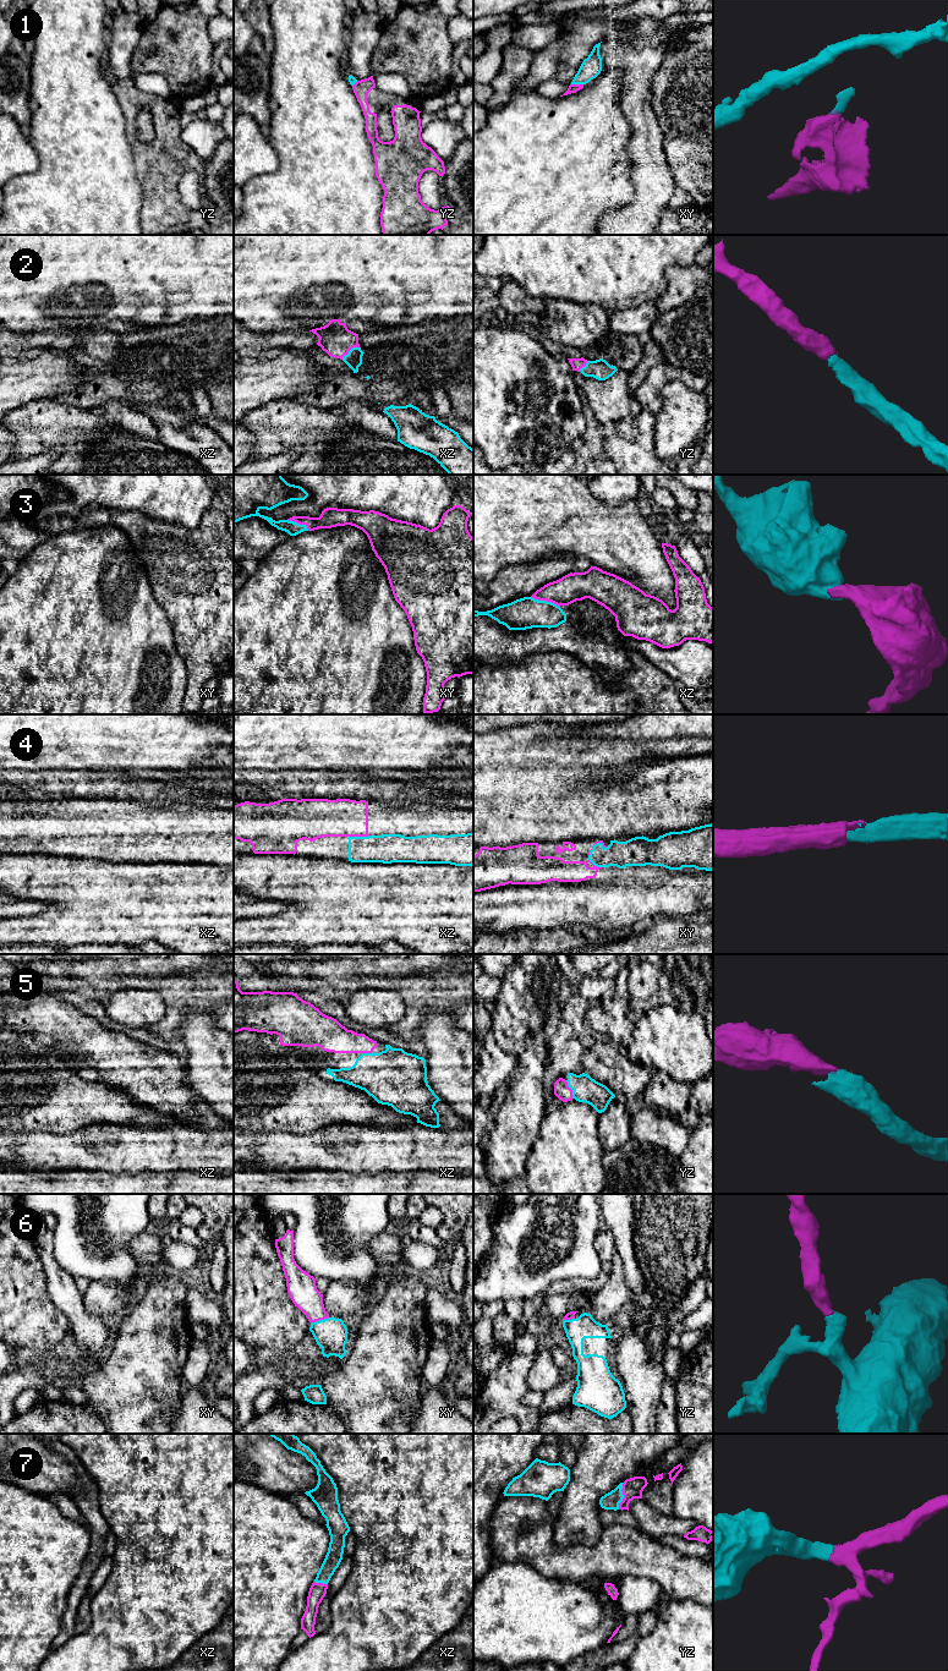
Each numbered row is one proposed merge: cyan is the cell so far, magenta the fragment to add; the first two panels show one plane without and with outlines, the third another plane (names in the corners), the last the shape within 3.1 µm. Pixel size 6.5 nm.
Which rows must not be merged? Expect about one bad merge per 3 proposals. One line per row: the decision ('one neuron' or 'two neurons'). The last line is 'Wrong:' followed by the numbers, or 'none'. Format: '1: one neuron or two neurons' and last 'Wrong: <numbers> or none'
1: two neurons
2: one neuron
3: one neuron
4: one neuron
5: one neuron
6: one neuron
7: one neuron
Wrong: 1

